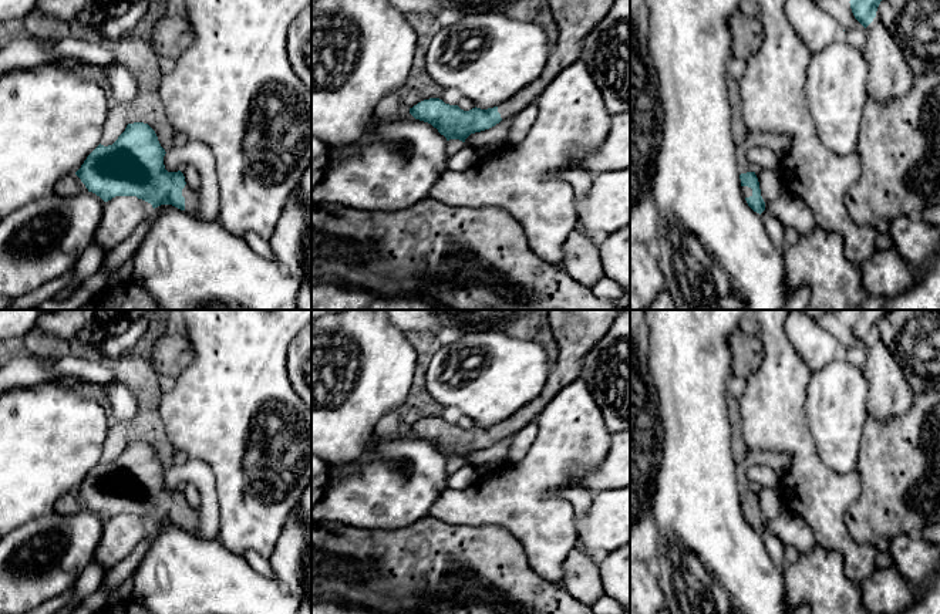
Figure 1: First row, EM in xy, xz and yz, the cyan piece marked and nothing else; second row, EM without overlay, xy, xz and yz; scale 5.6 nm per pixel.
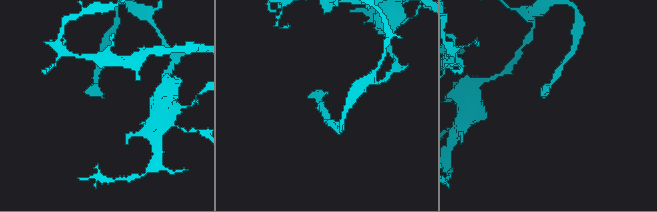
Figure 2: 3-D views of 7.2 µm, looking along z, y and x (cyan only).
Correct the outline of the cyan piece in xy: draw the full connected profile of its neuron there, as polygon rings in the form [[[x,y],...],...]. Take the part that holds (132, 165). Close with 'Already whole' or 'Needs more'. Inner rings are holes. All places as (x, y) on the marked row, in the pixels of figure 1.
[[[144,122],[128,124],[118,139],[108,146],[98,145],[84,161],[75,175],[88,192],[95,193],[104,202],[115,196],[137,196],[158,208],[172,205],[193,215],[199,209],[198,190],[191,189],[181,171],[168,172],[164,165],[165,149],[161,146],[155,131]]]. Needs more

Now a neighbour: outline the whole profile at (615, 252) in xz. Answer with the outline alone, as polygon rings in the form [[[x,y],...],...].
[[[630,225],[609,235],[599,253],[604,276],[630,290]]]

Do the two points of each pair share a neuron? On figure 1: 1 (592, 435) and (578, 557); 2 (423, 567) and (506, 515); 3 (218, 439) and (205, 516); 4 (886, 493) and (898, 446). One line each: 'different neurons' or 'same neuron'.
1: different neurons
2: different neurons
3: different neurons
4: same neuron

